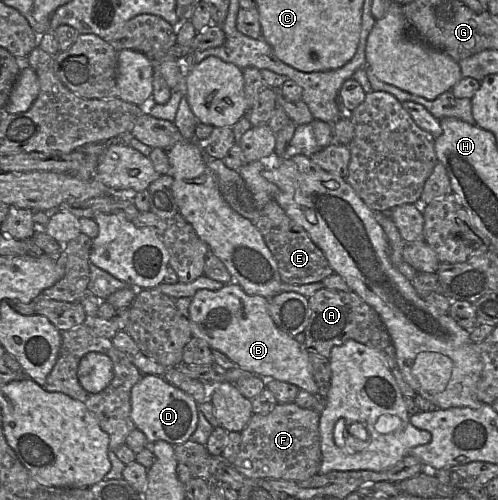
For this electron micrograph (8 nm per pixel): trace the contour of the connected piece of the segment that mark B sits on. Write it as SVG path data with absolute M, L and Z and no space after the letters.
M225 284L217 291L198 290L191 299L188 317L192 335L204 340L211 349L225 354L239 368L264 379L296 385L318 394L309 353L294 337L280 330L268 312L268 299L246 293L238 284Z

